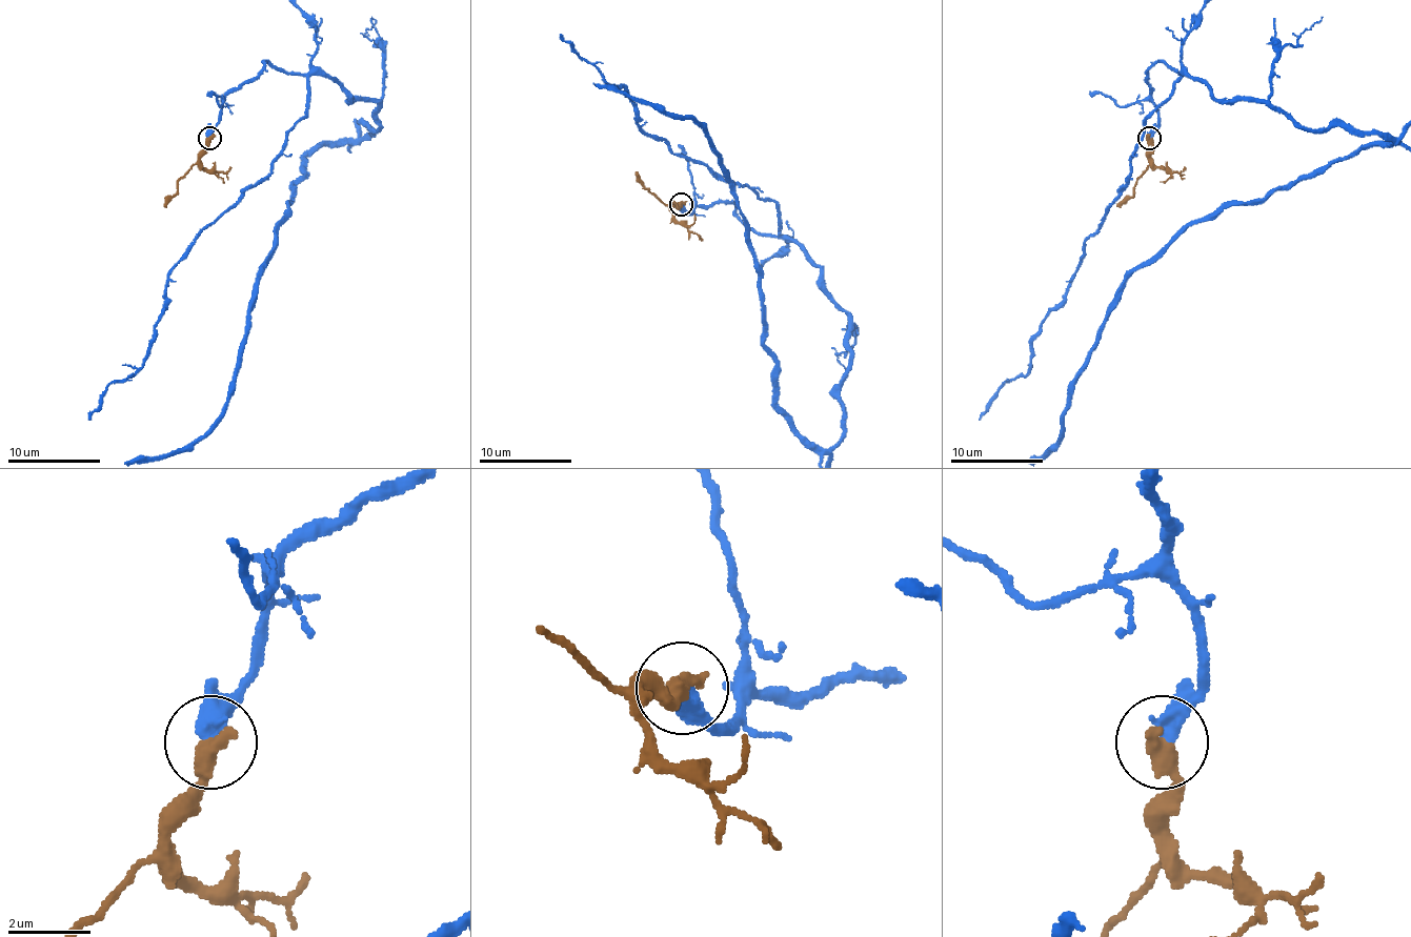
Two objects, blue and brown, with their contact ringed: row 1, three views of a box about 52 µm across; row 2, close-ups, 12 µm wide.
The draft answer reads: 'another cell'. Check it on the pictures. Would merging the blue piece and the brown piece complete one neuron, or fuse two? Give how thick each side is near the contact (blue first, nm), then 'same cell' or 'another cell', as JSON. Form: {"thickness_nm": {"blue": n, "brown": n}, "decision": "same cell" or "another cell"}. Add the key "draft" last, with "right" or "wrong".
{"thickness_nm": {"blue": 480, "brown": 500}, "decision": "same cell", "draft": "wrong"}

